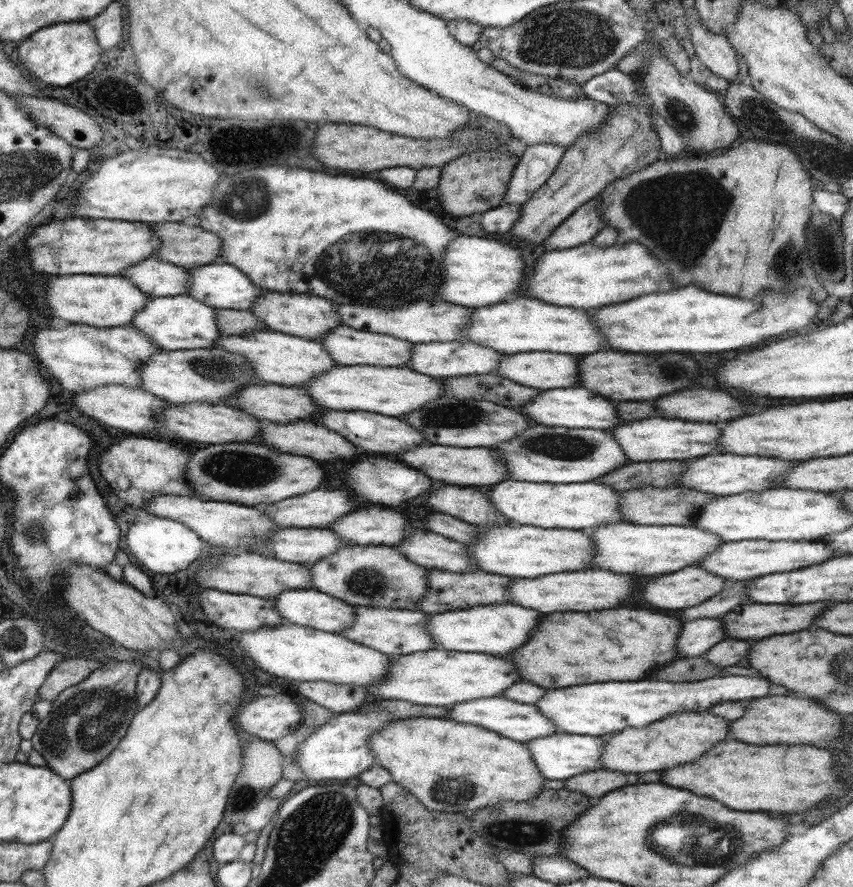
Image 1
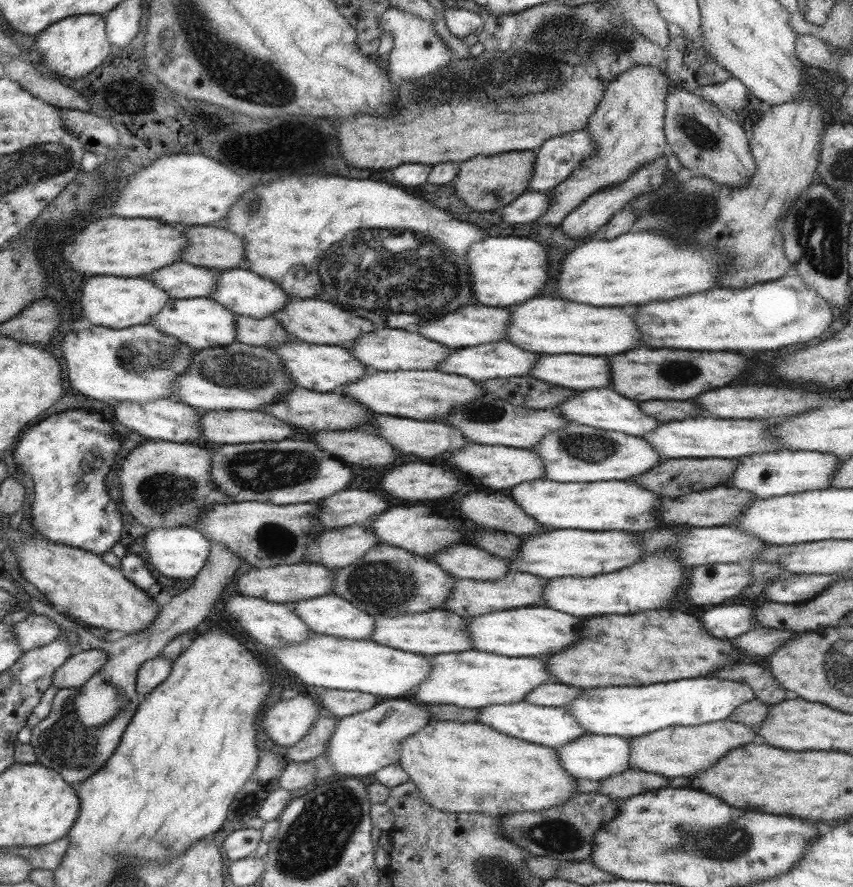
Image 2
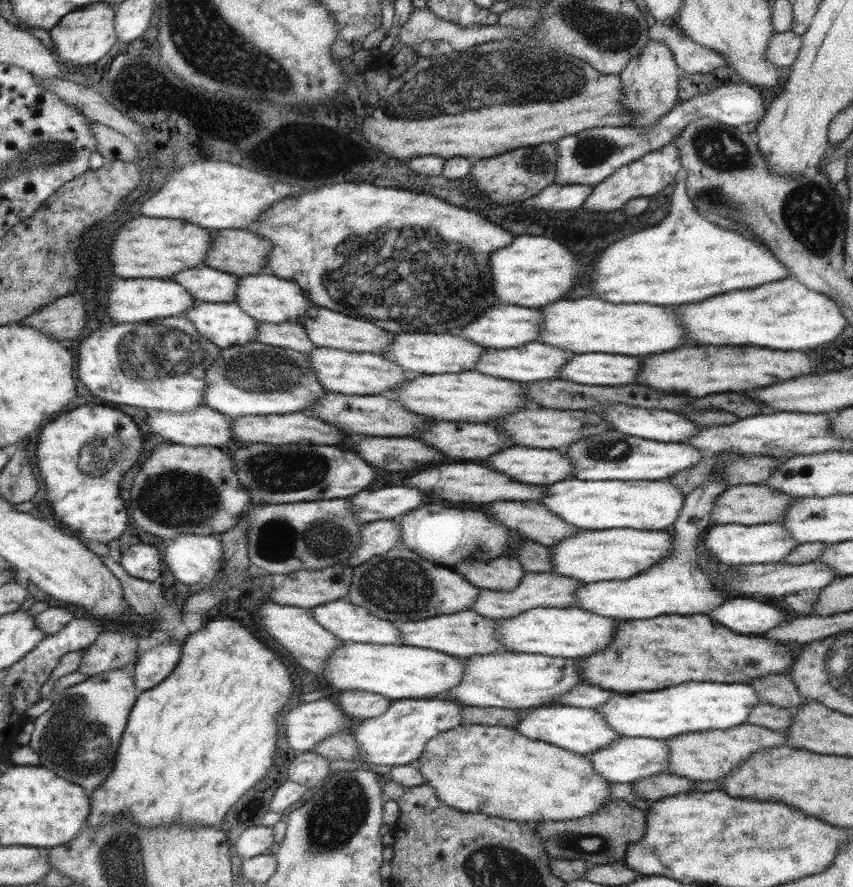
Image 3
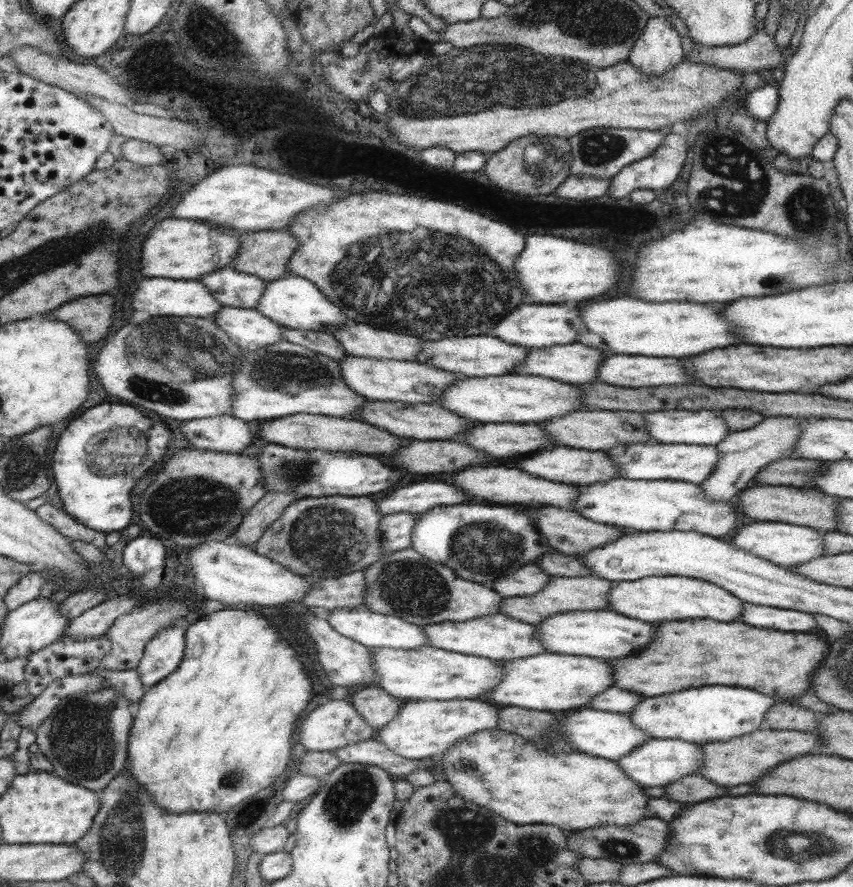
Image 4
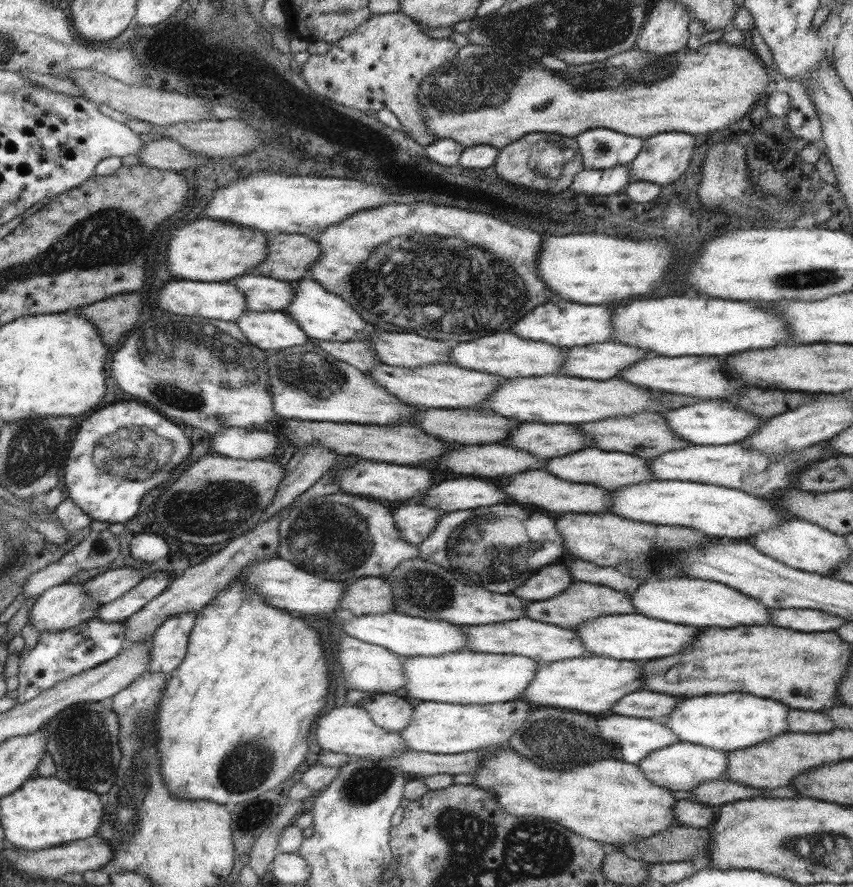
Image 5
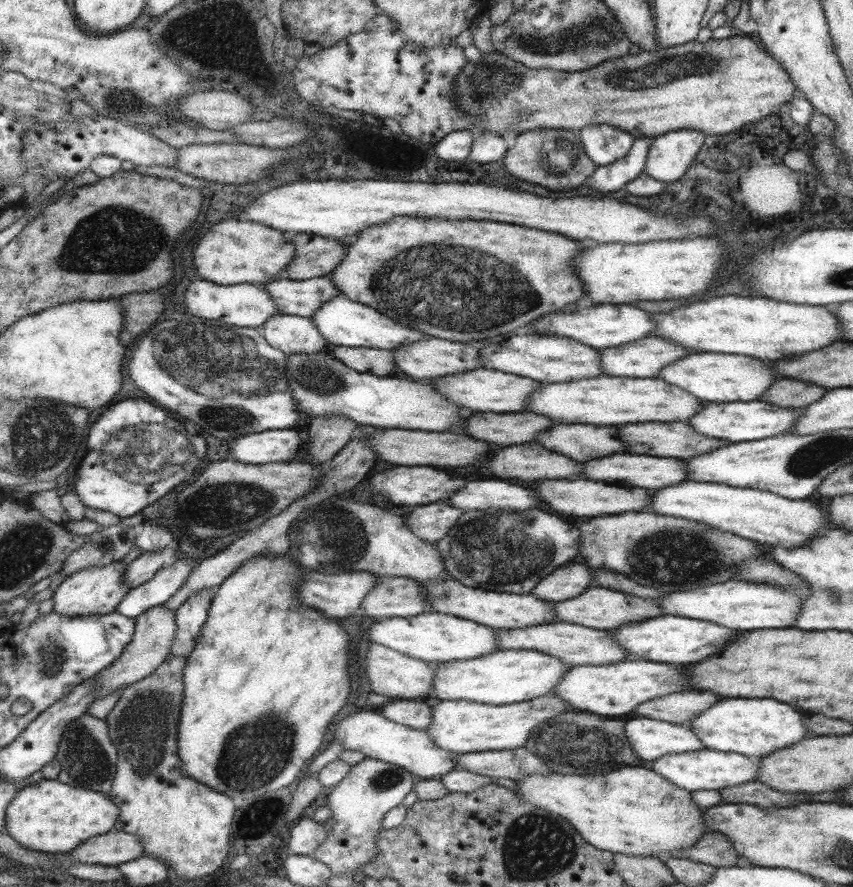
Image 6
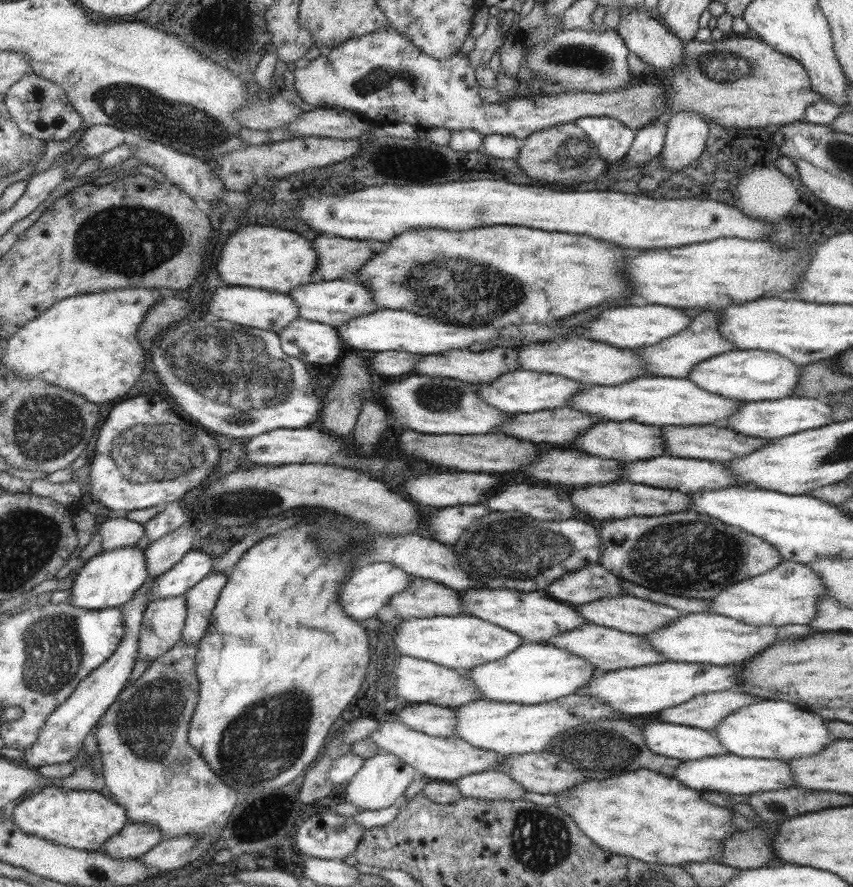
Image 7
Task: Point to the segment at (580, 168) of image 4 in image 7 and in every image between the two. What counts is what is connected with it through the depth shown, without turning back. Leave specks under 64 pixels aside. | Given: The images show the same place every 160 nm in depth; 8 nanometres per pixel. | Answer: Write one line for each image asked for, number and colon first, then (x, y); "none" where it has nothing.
5: (600, 148)
6: (603, 144)
7: (611, 139)

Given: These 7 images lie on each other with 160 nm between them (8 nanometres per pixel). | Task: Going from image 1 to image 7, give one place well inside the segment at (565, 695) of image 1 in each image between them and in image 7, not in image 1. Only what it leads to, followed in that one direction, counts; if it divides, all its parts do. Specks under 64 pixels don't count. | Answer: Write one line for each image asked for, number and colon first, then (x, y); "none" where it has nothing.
2: (628, 712)
3: (690, 707)
4: (714, 714)
5: (733, 721)
6: (753, 727)
7: (767, 729)

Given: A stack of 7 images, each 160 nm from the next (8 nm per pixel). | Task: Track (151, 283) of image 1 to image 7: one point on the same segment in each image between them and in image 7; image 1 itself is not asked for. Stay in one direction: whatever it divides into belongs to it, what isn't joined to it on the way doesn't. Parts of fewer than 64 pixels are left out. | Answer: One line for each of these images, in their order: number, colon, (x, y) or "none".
2: (181, 280)
3: (205, 284)
4: (231, 288)
5: (263, 294)
6: (302, 298)
7: (334, 302)

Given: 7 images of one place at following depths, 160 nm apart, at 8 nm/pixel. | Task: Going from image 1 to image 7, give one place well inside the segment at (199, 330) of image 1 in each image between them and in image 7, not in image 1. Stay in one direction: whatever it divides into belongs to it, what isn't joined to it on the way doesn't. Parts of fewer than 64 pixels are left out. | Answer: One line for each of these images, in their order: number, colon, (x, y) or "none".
2: (201, 323)
3: (225, 324)
4: (249, 328)
5: (271, 331)
6: (290, 334)
7: (314, 343)

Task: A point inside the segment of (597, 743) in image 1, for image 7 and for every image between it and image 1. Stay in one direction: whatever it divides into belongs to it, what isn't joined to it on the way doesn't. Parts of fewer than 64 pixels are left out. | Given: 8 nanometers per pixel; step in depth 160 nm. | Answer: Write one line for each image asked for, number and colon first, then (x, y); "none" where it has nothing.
2: (594, 757)
3: (628, 759)
4: (658, 762)
5: (681, 766)
6: (699, 770)
7: (729, 774)

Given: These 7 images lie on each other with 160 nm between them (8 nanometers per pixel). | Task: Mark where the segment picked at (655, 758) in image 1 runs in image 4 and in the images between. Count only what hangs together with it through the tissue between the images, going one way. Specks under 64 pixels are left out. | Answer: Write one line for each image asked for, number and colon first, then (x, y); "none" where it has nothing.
2: (680, 751)
3: (705, 756)
4: (741, 760)

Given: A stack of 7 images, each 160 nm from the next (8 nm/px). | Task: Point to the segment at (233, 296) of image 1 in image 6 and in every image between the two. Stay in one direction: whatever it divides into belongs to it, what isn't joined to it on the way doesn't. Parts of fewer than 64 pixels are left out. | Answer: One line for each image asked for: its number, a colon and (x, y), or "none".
2: (246, 294)
3: (269, 299)
4: (295, 303)
5: (325, 316)
6: (342, 322)

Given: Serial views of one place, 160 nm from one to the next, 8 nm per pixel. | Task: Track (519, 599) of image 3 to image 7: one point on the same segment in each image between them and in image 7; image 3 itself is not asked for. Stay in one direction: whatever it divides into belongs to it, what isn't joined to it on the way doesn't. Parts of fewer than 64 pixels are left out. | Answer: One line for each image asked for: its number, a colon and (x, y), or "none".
4: (561, 595)
5: (580, 602)
6: (599, 608)
7: (628, 614)

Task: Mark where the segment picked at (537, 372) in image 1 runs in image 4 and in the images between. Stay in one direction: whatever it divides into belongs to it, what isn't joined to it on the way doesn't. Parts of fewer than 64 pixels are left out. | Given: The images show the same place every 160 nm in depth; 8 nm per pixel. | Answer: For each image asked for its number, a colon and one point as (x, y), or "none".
2: (576, 372)
3: (599, 369)
4: (624, 371)

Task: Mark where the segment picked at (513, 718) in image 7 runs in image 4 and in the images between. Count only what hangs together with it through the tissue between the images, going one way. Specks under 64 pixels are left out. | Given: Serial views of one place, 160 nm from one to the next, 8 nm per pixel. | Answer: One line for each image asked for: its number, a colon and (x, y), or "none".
4: (423, 728)
5: (436, 728)
6: (461, 726)

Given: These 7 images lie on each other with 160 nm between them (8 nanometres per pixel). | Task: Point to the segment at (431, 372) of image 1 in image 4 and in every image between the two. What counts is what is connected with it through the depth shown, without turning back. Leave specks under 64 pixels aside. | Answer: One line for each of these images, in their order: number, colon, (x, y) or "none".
2: (494, 360)
3: (534, 361)
4: (573, 364)

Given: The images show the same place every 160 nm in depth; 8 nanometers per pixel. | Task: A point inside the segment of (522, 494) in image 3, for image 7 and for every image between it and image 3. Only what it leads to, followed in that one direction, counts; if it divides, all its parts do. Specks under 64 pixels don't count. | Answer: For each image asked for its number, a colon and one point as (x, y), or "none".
4: (498, 485)
5: (555, 495)
6: (580, 498)
7: (617, 500)

